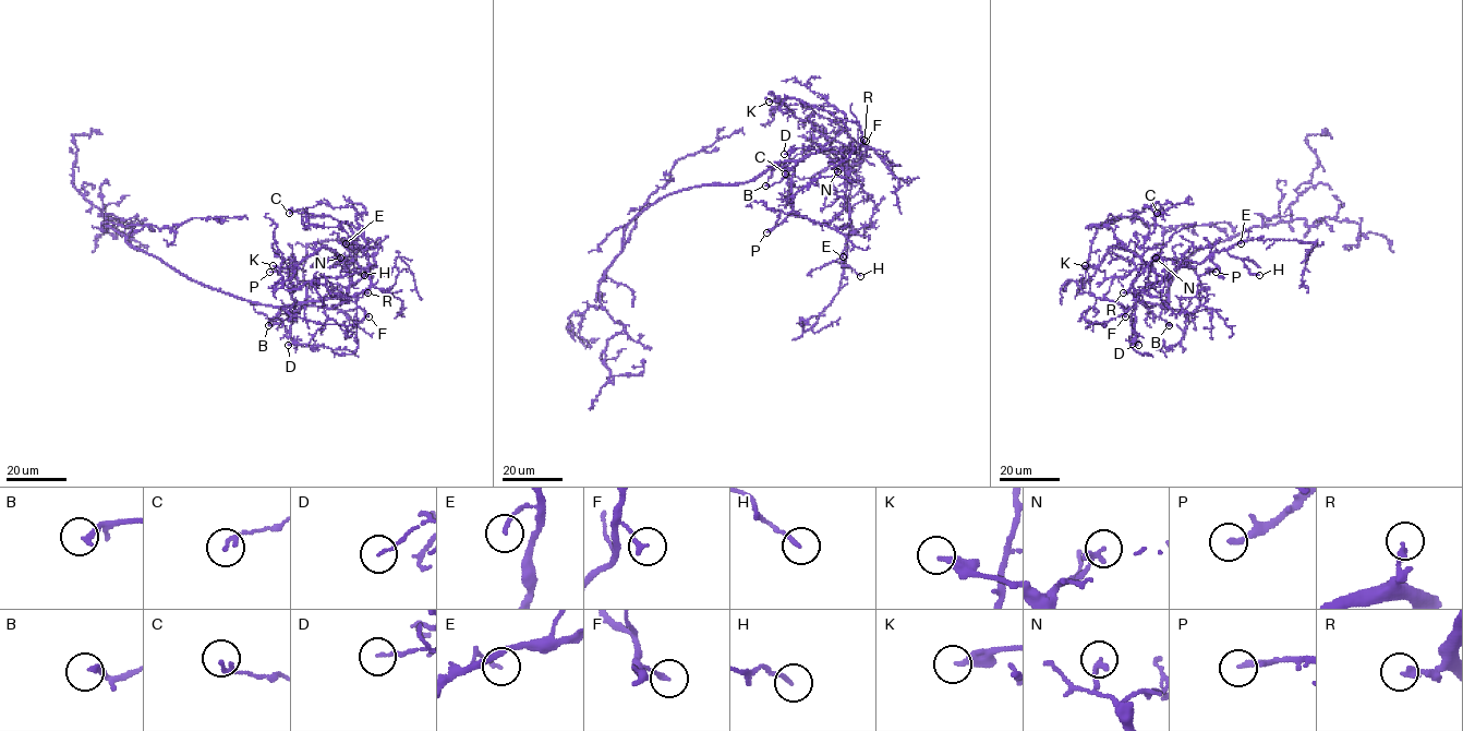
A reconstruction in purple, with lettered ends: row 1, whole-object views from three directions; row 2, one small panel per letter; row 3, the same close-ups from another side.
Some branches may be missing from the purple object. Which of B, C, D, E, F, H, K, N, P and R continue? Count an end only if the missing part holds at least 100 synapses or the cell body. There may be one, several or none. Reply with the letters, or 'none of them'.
P, R

